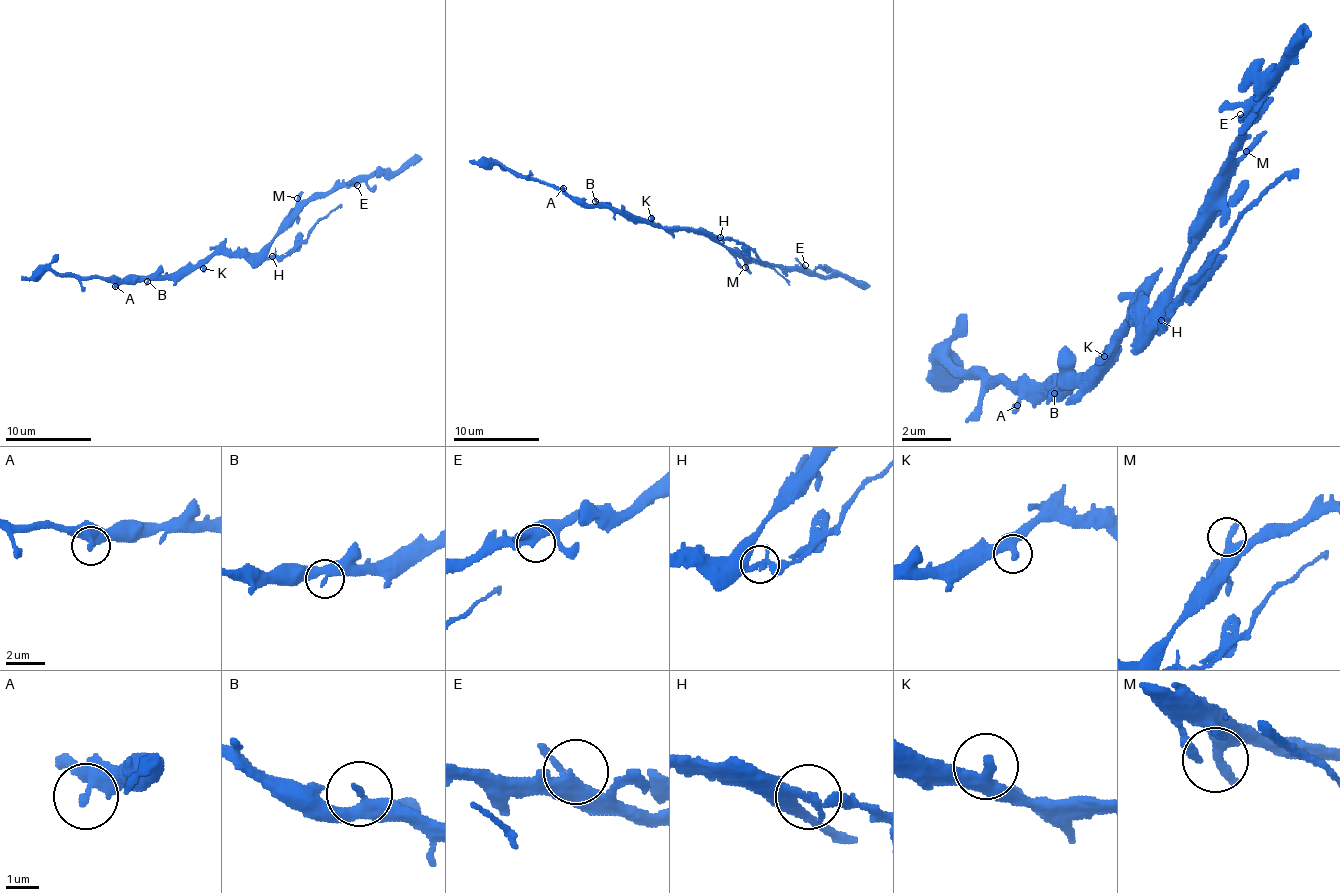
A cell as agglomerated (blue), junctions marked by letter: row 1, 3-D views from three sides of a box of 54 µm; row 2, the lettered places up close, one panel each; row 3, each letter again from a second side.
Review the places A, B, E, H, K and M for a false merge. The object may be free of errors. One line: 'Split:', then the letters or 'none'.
Split: H

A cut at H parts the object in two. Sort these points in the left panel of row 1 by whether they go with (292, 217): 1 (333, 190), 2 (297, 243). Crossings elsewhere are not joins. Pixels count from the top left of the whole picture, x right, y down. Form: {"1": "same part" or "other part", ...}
{"1": "same part", "2": "other part"}

